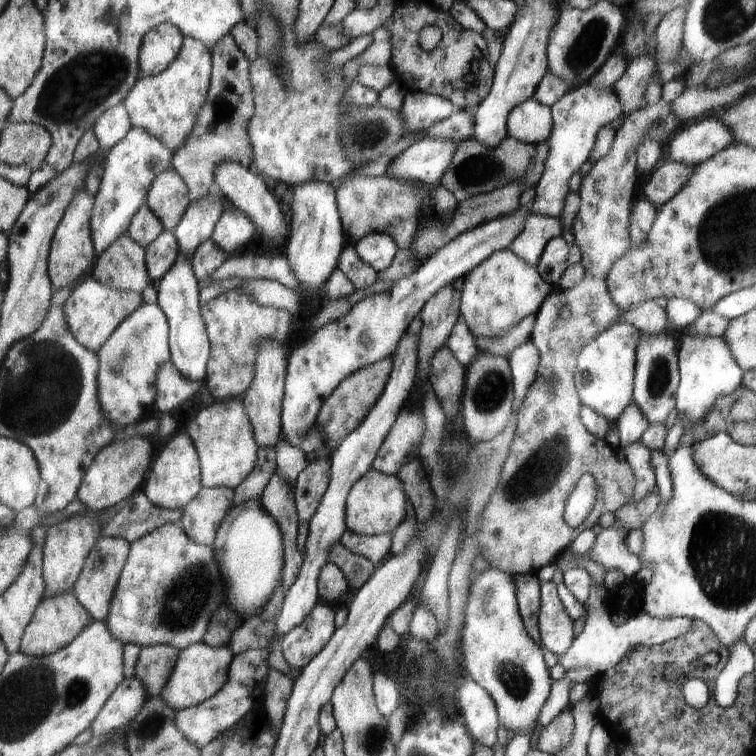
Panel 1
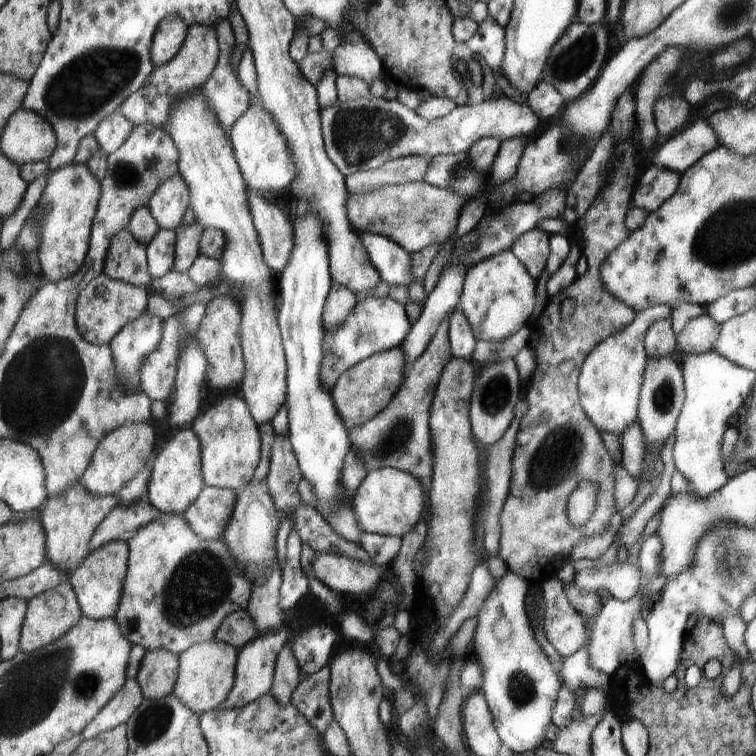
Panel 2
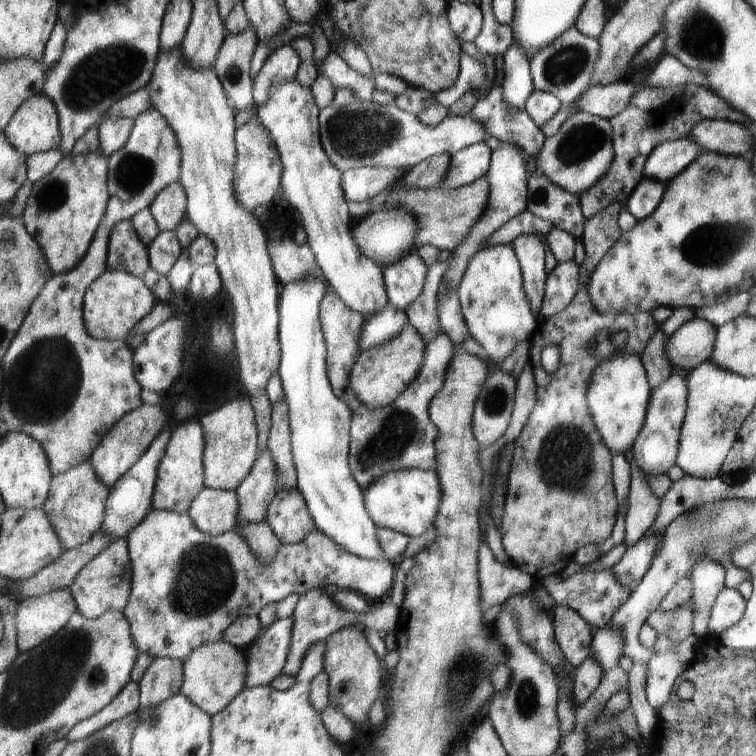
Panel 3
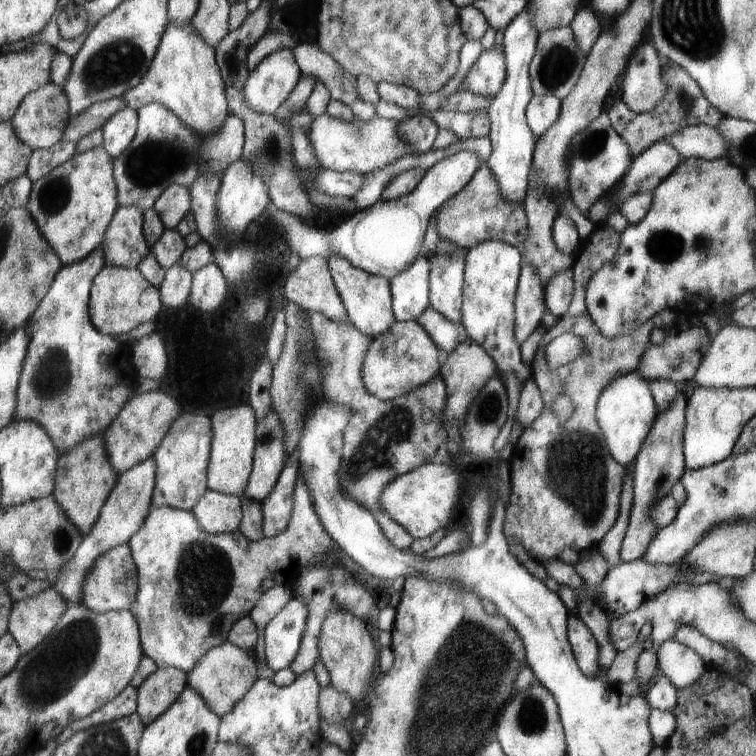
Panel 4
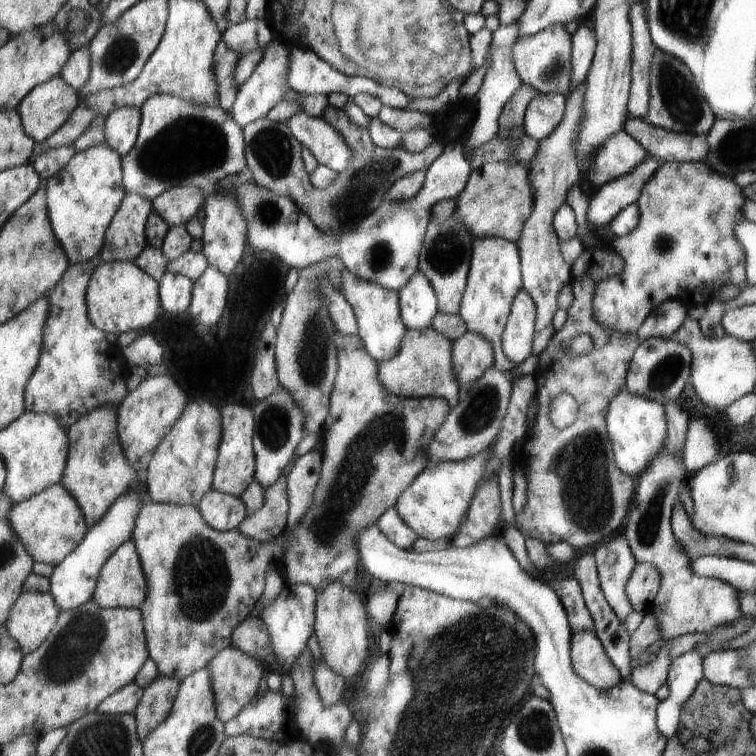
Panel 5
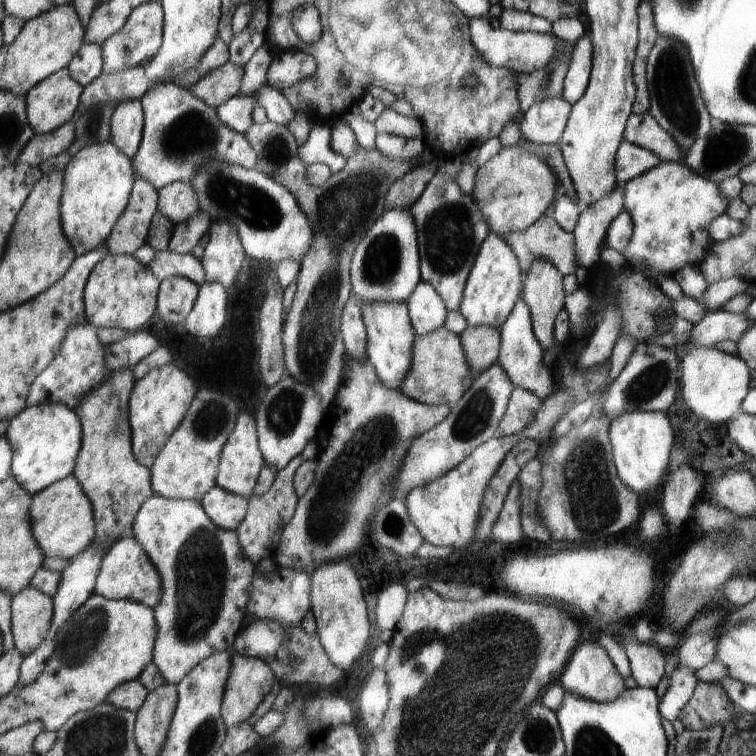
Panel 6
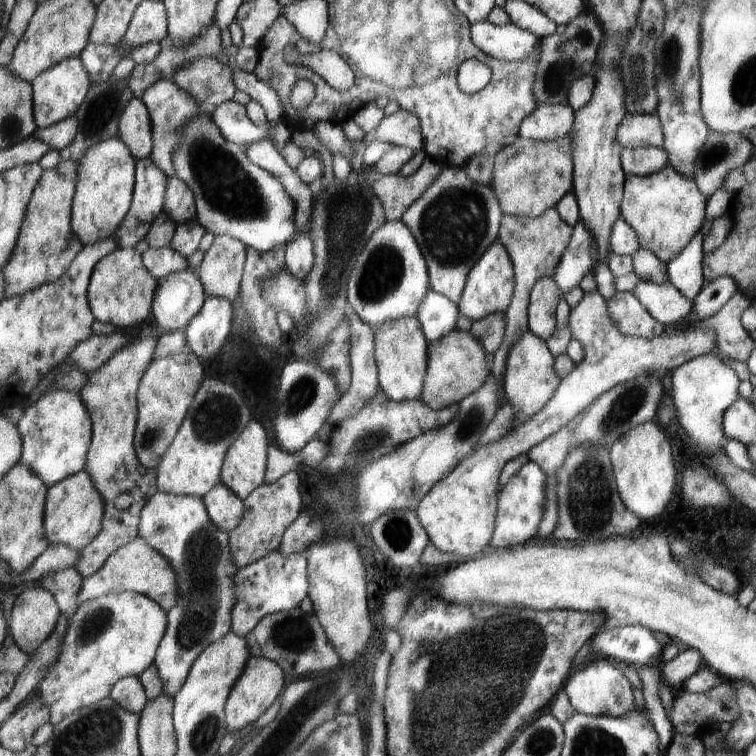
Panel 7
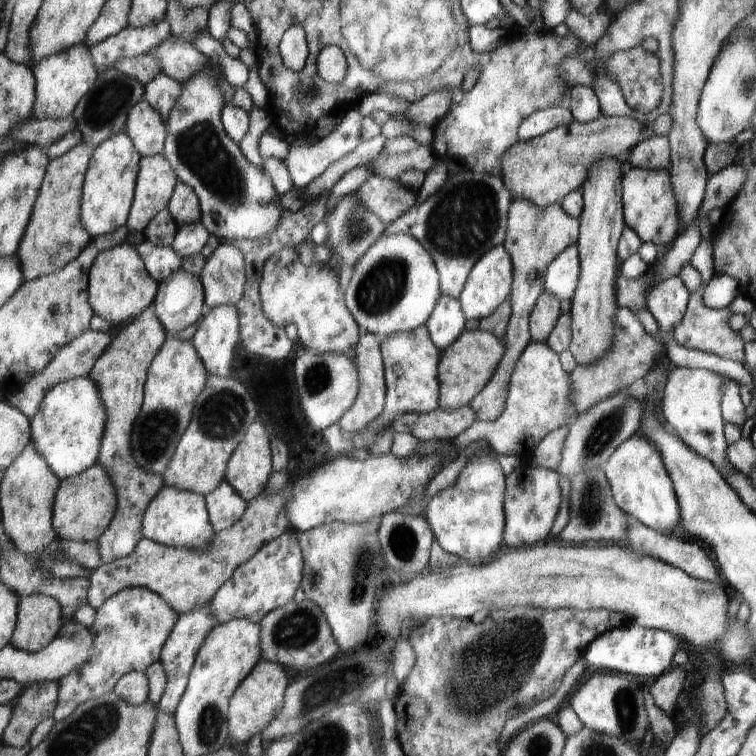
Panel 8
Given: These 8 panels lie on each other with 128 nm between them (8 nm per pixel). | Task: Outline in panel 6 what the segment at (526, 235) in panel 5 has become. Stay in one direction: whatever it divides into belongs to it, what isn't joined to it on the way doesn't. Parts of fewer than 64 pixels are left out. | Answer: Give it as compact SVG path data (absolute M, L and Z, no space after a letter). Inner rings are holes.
M535 260L522 290L522 298L532 313L534 333L545 353L557 342L555 322L559 313L566 308L564 275L564 271L555 268L549 260Z

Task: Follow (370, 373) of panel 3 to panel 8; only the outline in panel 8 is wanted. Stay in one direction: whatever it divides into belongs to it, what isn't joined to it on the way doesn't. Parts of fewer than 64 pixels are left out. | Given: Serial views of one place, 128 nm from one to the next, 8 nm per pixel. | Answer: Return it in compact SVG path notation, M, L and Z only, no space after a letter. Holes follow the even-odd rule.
M484 330L463 331L447 350L441 350L439 362L440 398L439 406L446 411L467 406L486 388L495 370L505 356L505 343Z

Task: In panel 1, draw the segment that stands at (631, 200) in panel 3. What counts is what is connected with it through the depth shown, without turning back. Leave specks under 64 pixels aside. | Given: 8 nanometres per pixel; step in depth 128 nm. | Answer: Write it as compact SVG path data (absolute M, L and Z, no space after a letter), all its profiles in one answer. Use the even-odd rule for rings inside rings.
M673 160L661 164L645 176L641 186L643 198L658 209L687 184L687 180L693 176L693 168L695 166L679 164Z

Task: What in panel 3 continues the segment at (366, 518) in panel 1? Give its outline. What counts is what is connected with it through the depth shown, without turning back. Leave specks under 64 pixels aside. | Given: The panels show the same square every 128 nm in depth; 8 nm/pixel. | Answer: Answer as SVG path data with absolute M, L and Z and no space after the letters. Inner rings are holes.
M405 469L385 472L381 478L375 478L373 484L362 490L365 495L367 512L378 528L390 528L410 537L423 536L435 526L443 490L436 470Z

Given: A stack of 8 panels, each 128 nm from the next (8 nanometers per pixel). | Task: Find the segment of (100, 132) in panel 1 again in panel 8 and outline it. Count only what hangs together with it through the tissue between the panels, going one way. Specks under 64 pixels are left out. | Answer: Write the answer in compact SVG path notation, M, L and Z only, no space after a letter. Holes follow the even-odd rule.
M146 98L131 110L126 132L133 139L135 148L142 157L164 154L168 125Z

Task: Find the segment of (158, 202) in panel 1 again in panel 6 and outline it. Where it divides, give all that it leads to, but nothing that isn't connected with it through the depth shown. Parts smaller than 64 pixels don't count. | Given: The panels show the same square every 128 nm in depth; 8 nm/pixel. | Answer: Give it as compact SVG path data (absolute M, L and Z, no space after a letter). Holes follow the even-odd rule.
M174 182L159 192L159 211L175 225L191 220L200 211L200 202L191 183Z

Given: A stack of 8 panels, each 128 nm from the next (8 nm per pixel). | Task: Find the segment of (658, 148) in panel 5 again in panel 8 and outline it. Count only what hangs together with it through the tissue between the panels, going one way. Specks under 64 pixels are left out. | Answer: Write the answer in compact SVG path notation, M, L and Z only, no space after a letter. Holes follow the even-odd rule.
M601 114L587 124L571 122L571 126L556 128L539 138L519 141L503 155L503 182L511 190L513 200L531 200L539 208L561 203L572 191L579 190L587 170L601 158L620 158L638 142L651 136L667 134L671 118L659 115L651 124L641 124L631 118L603 117Z

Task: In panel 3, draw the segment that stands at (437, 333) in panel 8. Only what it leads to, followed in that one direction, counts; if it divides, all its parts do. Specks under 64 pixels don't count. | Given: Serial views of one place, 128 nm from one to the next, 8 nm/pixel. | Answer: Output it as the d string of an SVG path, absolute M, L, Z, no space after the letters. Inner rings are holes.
M416 251L409 252L403 260L395 264L387 266L381 262L379 266L383 270L390 302L405 312L425 288L429 267L427 268L427 264Z

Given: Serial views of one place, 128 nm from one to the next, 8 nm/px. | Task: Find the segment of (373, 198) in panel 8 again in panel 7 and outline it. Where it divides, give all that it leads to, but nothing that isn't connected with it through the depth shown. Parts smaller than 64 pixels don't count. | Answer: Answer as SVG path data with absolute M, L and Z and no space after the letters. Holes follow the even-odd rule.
M428 156L425 158L421 168L415 174L411 174L411 176L403 176L400 173L396 173L383 175L381 180L377 180L373 184L373 190L375 190L377 198L383 202L387 220L402 220L403 215L410 209L410 206L414 205L430 189L435 179L441 174L442 167L435 159Z

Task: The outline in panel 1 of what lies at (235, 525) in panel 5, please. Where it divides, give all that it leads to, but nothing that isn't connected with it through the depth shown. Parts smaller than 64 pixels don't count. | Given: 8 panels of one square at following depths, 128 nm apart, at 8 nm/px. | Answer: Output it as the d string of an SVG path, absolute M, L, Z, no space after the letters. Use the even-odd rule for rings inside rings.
M203 487L198 497L184 509L183 530L196 543L213 547L227 513L233 508L235 490L229 487Z

